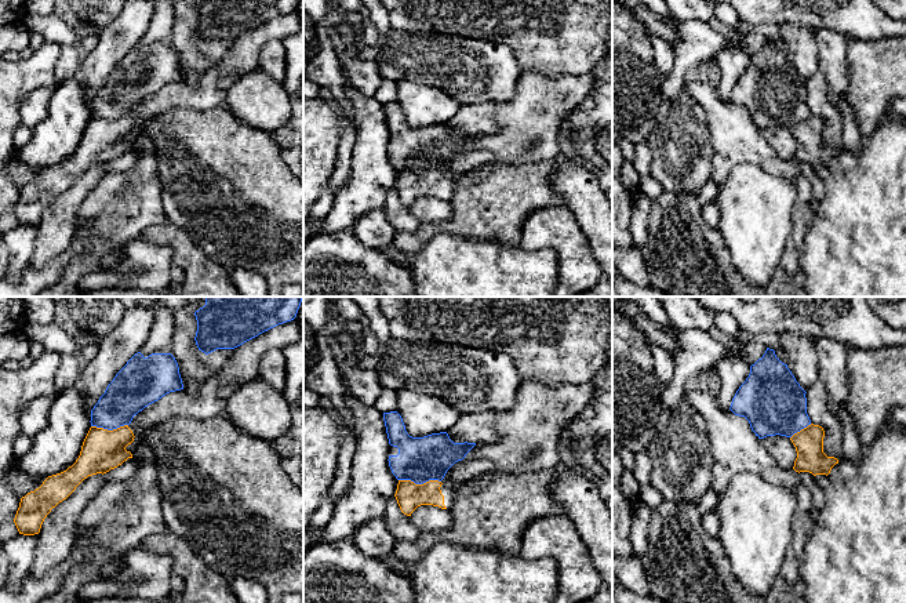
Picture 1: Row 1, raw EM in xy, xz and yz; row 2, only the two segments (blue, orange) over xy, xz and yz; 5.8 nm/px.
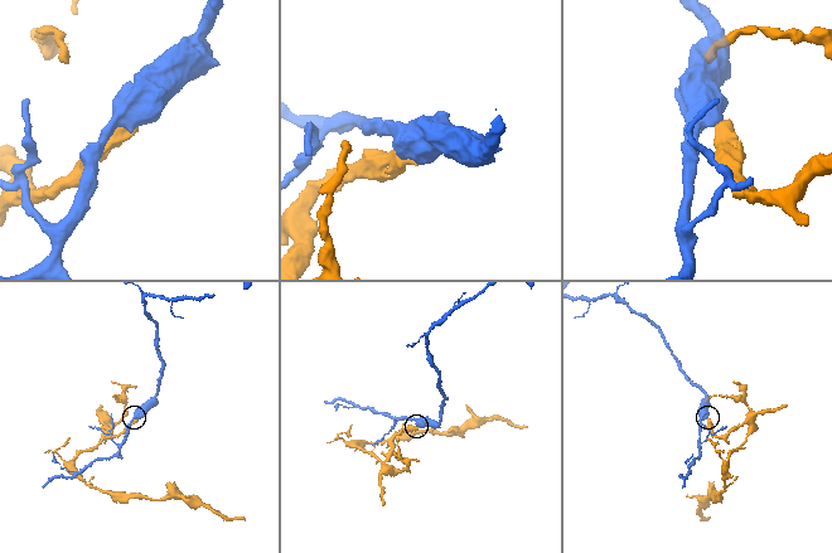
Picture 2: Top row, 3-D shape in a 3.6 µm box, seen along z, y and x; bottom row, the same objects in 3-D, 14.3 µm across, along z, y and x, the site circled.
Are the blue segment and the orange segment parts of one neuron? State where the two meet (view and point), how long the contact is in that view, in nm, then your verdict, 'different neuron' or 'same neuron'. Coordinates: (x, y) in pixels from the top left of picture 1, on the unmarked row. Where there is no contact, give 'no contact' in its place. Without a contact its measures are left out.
contact xz (419, 174); length 240 nm; different neuron

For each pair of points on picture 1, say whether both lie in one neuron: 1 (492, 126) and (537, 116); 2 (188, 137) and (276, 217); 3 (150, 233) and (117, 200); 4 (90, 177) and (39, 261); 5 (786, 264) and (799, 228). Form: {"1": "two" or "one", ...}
{"1": "two", "2": "one", "3": "two", "4": "one", "5": "one"}

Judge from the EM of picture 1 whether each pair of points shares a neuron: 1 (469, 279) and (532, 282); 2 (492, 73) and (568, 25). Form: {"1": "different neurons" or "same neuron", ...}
{"1": "same neuron", "2": "different neurons"}

